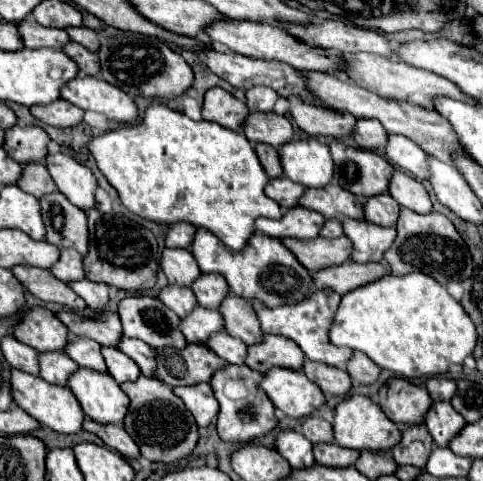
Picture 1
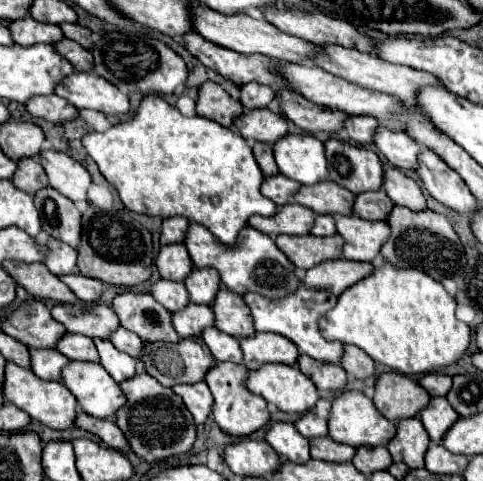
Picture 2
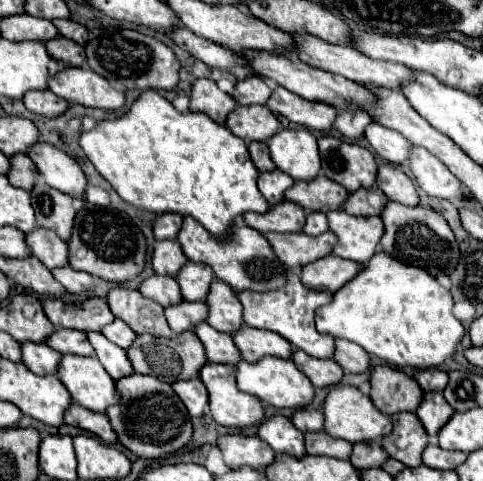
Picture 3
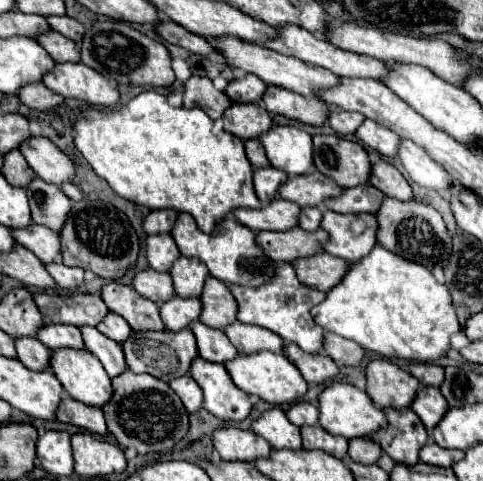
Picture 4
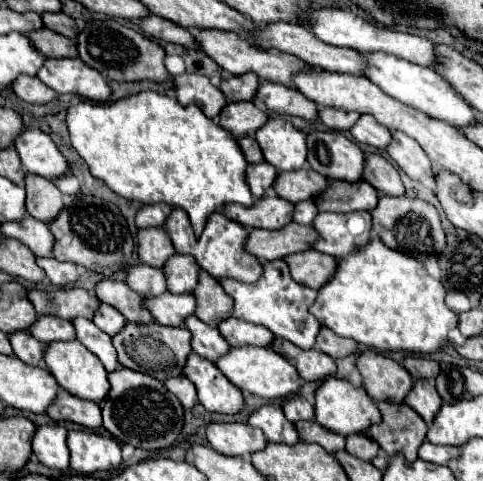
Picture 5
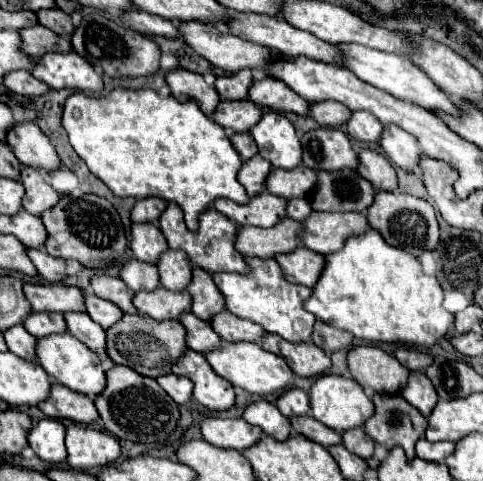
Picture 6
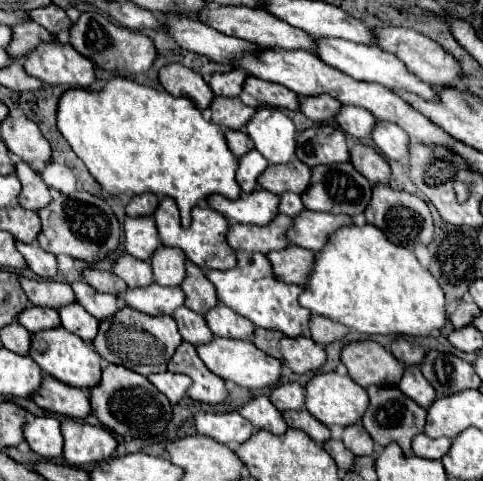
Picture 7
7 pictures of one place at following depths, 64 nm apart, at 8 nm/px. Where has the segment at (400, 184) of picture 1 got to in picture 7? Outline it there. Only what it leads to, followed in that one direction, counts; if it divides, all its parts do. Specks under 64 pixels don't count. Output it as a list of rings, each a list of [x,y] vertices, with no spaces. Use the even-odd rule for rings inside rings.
[[[356,144],[350,150],[350,164],[366,178],[370,184],[388,184],[390,166],[388,162],[370,146]]]

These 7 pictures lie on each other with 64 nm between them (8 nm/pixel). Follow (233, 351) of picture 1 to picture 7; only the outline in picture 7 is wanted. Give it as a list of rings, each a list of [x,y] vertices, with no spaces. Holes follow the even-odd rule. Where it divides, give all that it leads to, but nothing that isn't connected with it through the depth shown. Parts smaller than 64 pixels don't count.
[[[180,306],[176,310],[176,314],[172,314],[172,318],[176,318],[178,322],[178,328],[180,328],[180,336],[182,340],[190,342],[190,344],[204,344],[204,342],[210,342],[212,340],[212,332],[210,328],[206,326],[204,322],[204,316],[188,310],[186,306]]]

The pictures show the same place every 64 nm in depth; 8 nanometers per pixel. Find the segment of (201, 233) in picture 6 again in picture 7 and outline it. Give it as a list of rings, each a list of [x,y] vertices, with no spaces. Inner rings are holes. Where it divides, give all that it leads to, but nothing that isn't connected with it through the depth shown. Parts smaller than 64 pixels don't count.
[[[162,198],[160,200],[160,208],[156,208],[156,212],[152,214],[156,220],[156,228],[158,228],[158,236],[160,242],[164,246],[176,246],[180,248],[188,260],[192,260],[196,266],[200,268],[210,268],[210,270],[228,270],[236,266],[236,256],[234,250],[228,246],[226,242],[226,232],[228,232],[228,220],[212,210],[212,208],[192,208],[192,224],[188,228],[182,228],[180,224],[180,210],[176,208],[174,200]]]

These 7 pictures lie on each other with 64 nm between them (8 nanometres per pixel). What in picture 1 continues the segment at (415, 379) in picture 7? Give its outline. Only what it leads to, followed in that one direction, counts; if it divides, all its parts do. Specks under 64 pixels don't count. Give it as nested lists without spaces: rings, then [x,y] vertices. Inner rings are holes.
[[[434,402],[424,416],[426,428],[438,446],[448,446],[448,442],[464,428],[466,420],[452,408],[450,402]]]

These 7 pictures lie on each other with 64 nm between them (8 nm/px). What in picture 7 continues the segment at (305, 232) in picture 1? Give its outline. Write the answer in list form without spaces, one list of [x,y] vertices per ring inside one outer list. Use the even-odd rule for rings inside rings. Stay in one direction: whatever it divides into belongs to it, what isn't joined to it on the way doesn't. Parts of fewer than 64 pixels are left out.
[[[256,188],[256,192],[244,194],[236,200],[228,200],[224,196],[208,196],[208,206],[226,216],[230,222],[264,226],[278,214],[278,196]]]

